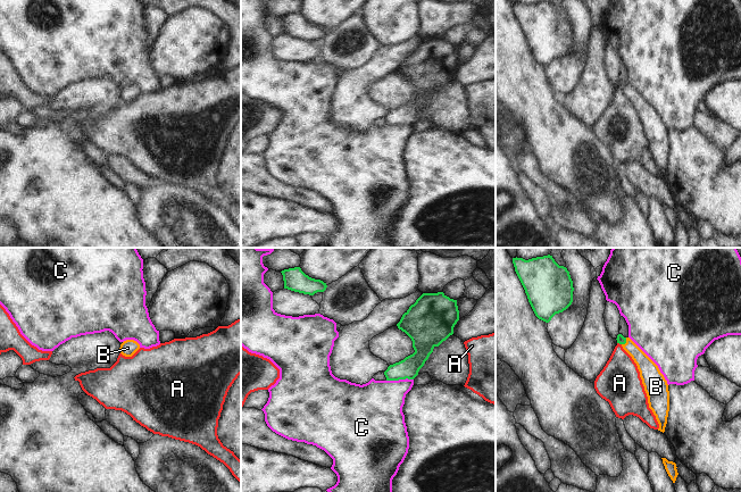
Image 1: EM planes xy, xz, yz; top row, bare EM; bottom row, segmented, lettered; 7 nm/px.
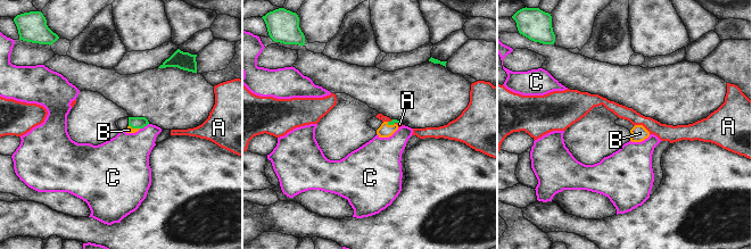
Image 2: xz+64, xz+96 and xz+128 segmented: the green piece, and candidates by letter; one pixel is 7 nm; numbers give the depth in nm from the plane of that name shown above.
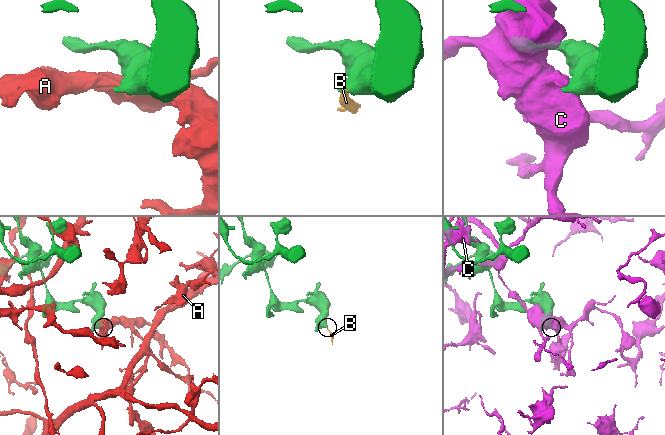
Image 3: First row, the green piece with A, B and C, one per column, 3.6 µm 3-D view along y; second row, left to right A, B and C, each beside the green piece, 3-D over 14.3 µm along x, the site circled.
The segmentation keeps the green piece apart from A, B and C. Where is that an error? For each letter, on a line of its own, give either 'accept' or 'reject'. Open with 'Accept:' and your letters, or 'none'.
Accept: B
A: reject
B: accept
C: reject

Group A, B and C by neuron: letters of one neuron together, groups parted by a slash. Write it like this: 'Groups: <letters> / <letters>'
Groups: A / B / C.

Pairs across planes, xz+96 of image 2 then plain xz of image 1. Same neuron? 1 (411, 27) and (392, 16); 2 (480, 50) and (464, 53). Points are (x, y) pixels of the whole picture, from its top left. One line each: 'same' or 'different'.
1: same
2: same

